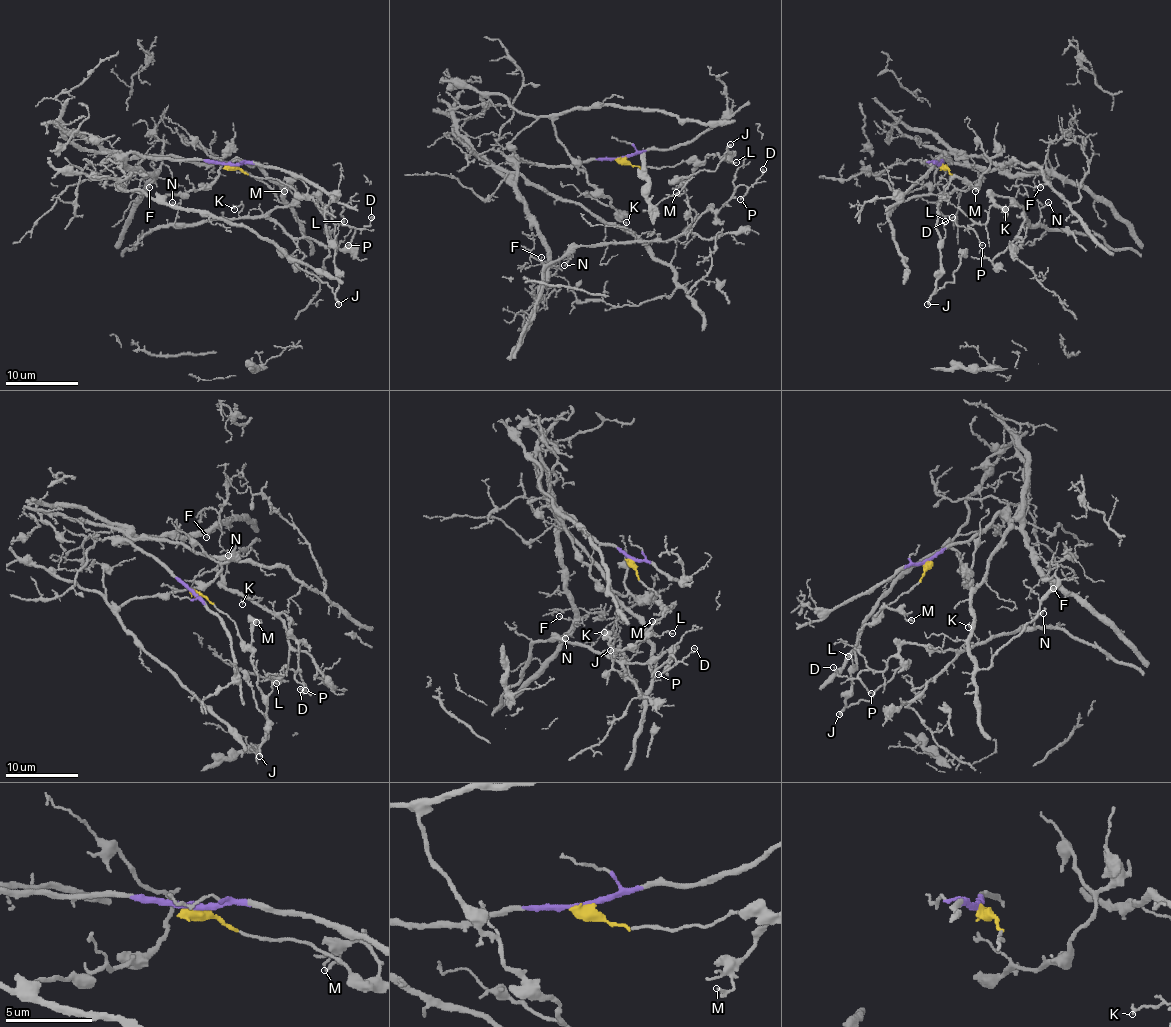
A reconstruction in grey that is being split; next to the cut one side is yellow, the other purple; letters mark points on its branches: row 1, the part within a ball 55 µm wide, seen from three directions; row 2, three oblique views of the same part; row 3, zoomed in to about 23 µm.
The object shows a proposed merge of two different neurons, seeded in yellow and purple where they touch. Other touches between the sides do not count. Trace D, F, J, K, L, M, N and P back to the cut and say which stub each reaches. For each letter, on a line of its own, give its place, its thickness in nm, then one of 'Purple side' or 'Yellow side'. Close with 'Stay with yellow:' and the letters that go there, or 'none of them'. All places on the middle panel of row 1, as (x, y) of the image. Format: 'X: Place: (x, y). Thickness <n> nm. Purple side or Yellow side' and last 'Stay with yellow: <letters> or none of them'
D: Place: (763, 169). Thickness 130 nm. Purple side
F: Place: (541, 257). Thickness 100 nm. Purple side
J: Place: (730, 144). Thickness 260 nm. Yellow side
K: Place: (626, 222). Thickness 140 nm. Purple side
L: Place: (736, 162). Thickness 140 nm. Yellow side
M: Place: (676, 192). Thickness 170 nm. Yellow side
N: Place: (564, 265). Thickness 120 nm. Purple side
P: Place: (740, 199). Thickness 130 nm. Purple side
Stay with yellow: J, L, M

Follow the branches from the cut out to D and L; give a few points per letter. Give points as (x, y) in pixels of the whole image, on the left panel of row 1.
D: (229, 164), (126, 155), (155, 173), (122, 249), (159, 228), (266, 217), (313, 195), (335, 224), (371, 217)
L: (229, 164), (249, 175), (279, 179), (302, 195), (309, 195), (326, 222), (329, 240), (344, 220)

